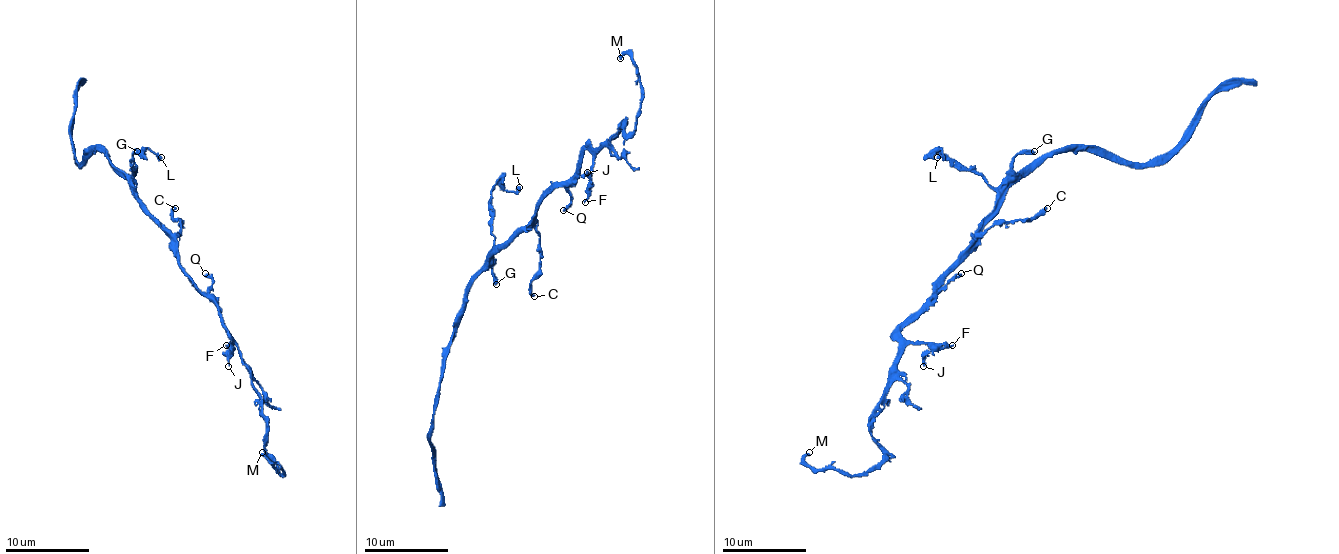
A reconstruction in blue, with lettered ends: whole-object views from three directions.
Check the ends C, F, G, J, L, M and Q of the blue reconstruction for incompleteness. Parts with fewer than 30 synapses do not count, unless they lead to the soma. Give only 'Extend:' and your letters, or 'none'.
Extend: none

